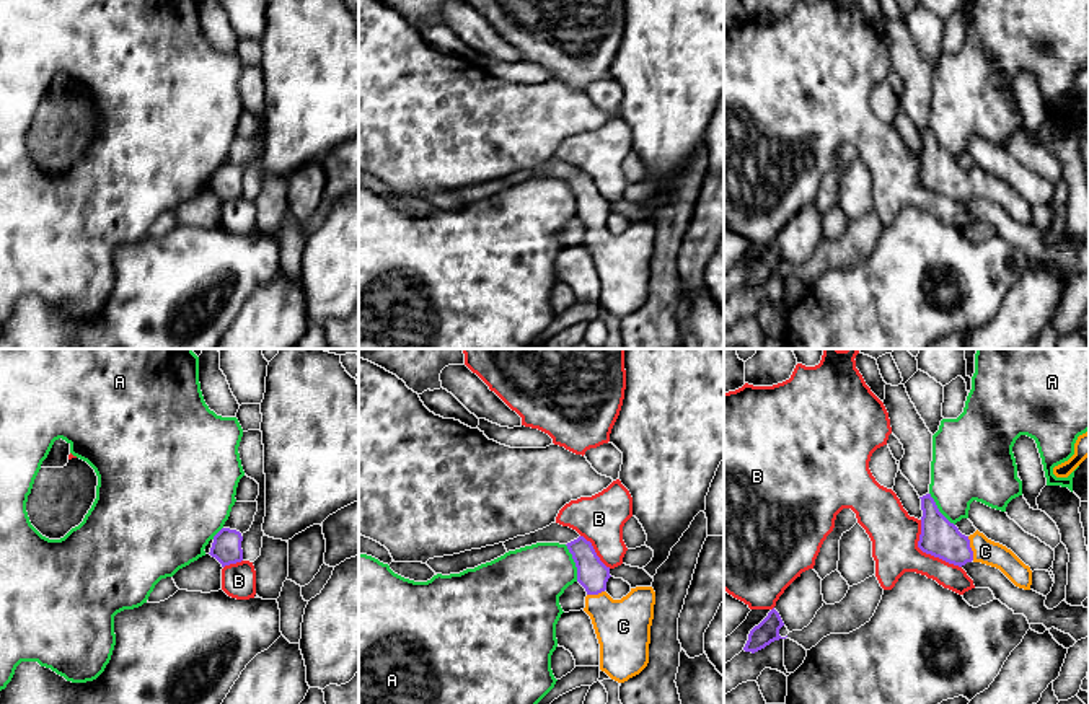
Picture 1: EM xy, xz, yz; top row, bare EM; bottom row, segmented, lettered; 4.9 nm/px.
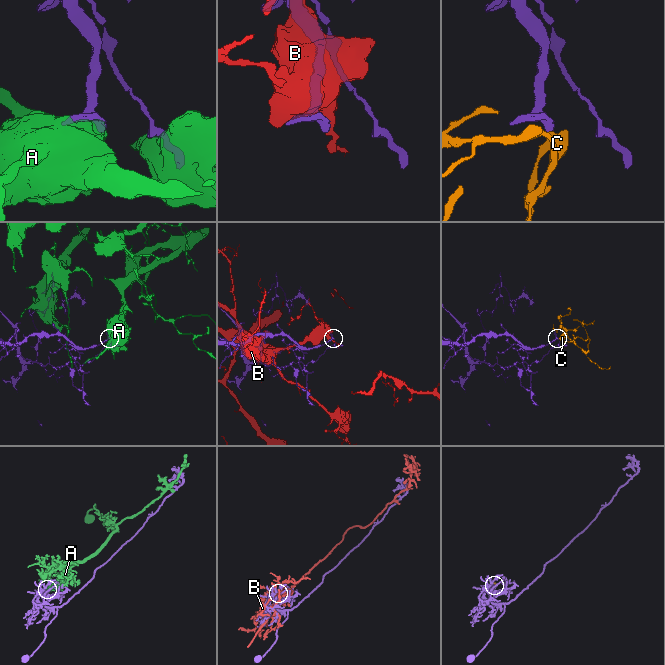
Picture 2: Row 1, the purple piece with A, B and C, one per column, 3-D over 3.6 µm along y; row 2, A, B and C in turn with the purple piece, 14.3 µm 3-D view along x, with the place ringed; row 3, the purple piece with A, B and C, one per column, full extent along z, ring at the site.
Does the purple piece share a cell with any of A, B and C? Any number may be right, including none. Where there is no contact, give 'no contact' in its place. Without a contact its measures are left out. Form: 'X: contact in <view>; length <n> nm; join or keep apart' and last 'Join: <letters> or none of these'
A: contact in xz; length 200 nm; keep apart
B: contact in yz; length 320 nm; keep apart
C: contact in yz; length 120 nm; join
Join: C

